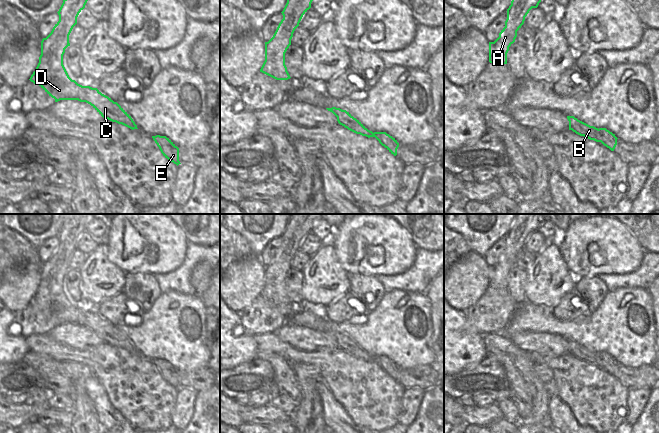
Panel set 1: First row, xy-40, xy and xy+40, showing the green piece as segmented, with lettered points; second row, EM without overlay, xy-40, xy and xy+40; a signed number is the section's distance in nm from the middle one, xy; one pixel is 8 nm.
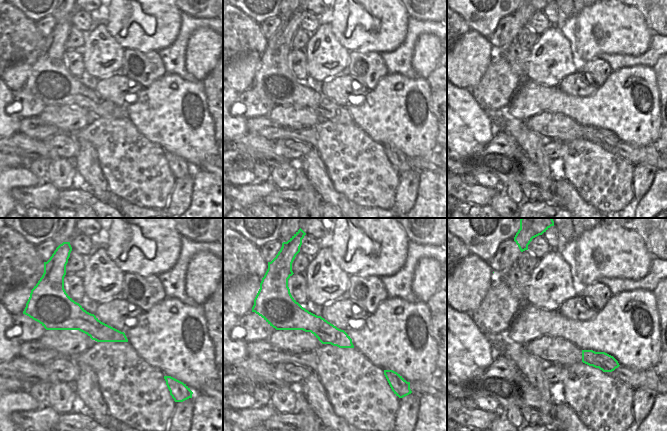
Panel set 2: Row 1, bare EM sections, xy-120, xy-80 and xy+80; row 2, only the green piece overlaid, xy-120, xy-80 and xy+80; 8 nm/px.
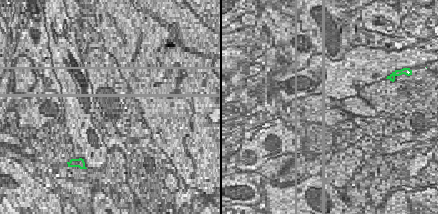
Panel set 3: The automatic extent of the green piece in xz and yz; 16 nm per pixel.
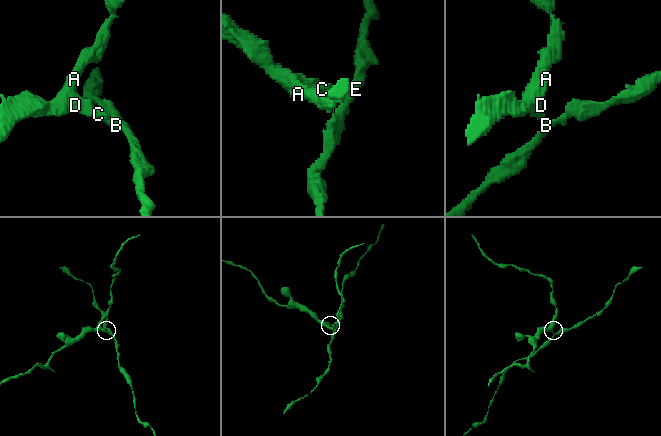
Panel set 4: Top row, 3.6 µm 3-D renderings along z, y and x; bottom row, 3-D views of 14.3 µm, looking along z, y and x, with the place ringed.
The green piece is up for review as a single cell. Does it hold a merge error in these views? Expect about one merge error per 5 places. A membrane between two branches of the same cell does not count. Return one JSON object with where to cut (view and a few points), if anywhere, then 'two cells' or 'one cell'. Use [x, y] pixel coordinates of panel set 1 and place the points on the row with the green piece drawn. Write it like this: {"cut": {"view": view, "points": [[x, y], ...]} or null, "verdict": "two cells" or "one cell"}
{"cut": {"view": "xy+40", "points": [[597, 129], [602, 137], [601, 142]]}, "verdict": "two cells"}

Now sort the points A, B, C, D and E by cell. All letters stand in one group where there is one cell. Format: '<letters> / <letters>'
A B C D / E

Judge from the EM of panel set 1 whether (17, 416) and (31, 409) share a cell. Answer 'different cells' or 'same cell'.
same cell

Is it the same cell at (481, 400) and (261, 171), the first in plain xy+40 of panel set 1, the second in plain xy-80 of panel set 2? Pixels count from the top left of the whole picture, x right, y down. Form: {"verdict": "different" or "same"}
{"verdict": "same"}

